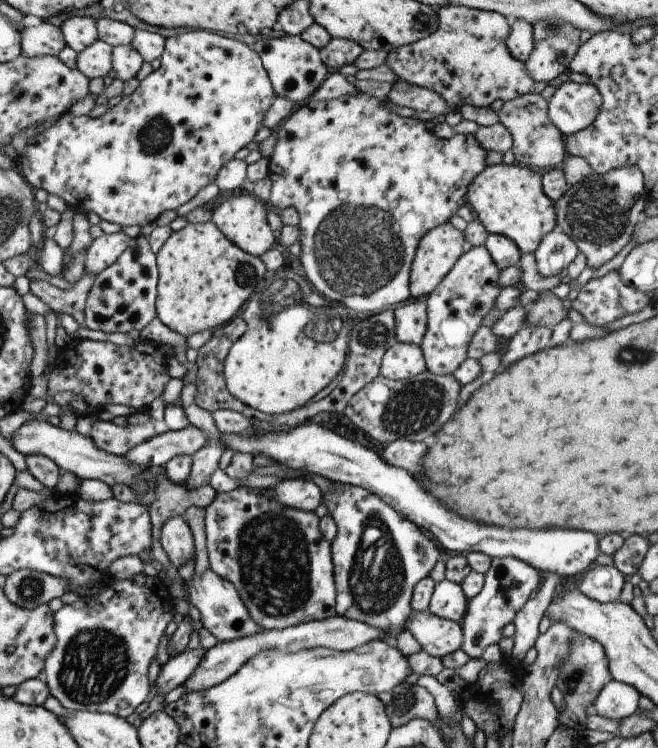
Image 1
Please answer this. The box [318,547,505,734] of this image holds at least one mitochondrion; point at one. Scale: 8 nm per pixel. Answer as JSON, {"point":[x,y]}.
{"point":[405,701]}

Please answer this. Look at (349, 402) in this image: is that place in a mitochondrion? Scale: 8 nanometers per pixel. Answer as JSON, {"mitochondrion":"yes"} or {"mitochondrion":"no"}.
{"mitochondrion":"no"}

